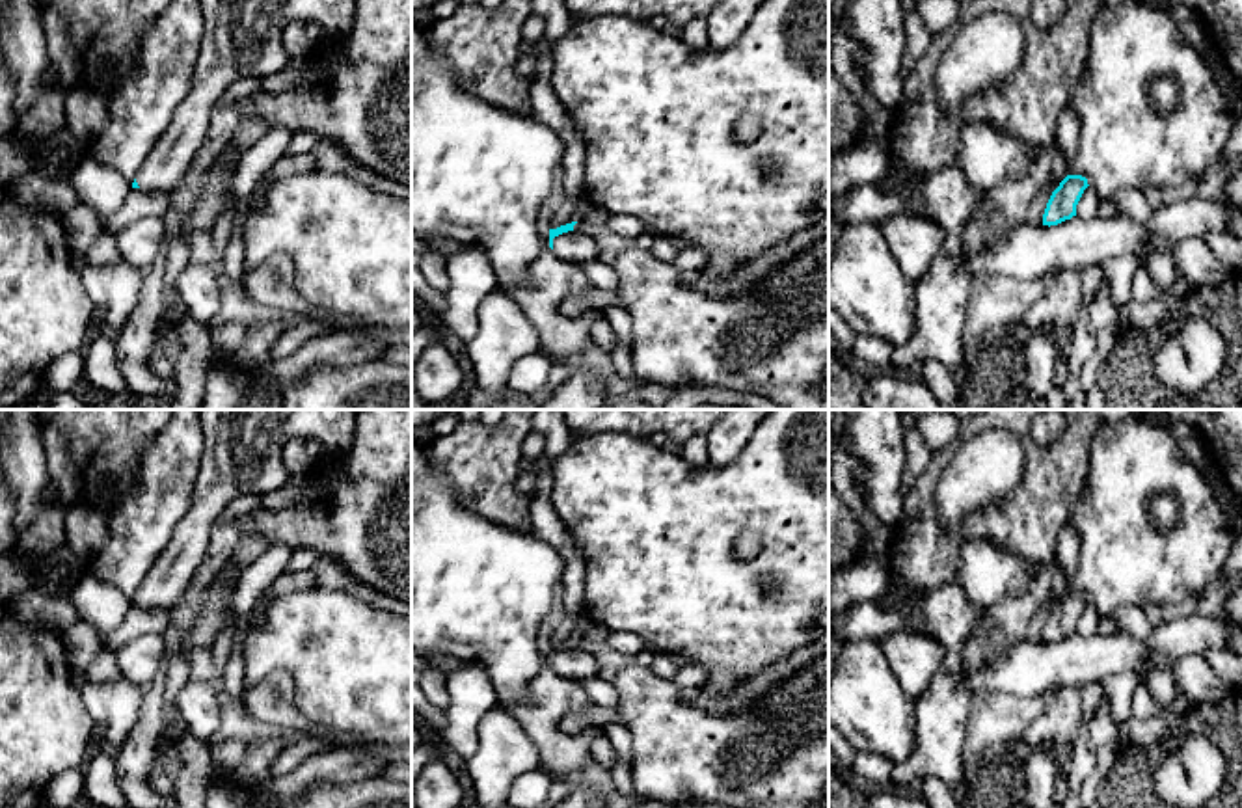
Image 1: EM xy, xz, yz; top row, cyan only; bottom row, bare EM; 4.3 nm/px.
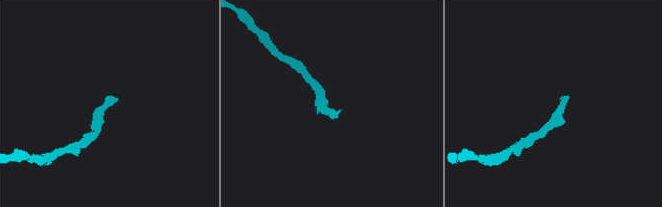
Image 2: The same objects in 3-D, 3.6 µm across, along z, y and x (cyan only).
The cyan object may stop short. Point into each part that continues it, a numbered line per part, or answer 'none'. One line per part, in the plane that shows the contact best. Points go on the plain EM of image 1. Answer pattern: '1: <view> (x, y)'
1: xz (574, 663)

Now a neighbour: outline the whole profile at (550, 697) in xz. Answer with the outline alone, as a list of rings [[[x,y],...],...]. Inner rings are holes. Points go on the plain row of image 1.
[[[542,646],[542,667],[527,687],[527,698],[501,706],[506,709],[538,750],[536,771],[551,780],[585,780],[592,761],[592,741],[605,734],[603,726],[587,726],[568,735],[559,722],[568,713],[587,711],[592,702],[583,685],[559,676],[549,665],[549,646]]]

